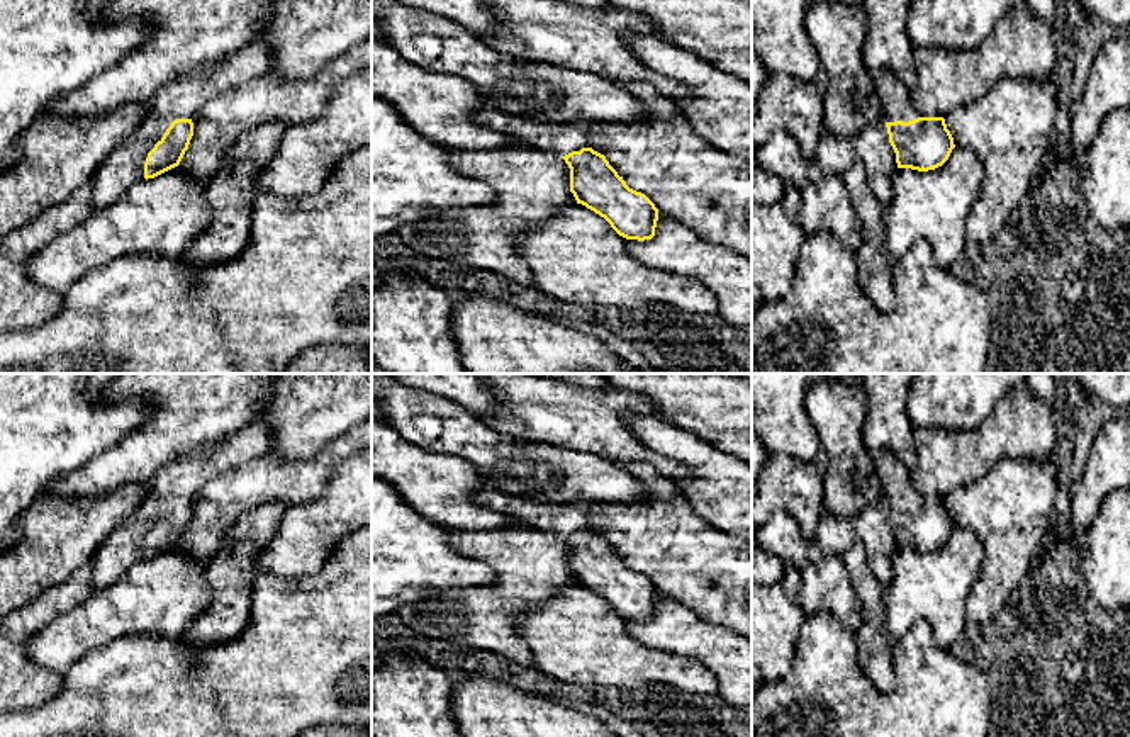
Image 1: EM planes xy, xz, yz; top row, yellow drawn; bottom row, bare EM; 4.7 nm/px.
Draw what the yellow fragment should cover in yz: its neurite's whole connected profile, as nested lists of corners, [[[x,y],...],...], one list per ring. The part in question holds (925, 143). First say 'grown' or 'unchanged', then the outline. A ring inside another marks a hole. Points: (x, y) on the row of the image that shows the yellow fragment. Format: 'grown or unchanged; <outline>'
grown; [[[877,70],[872,78],[898,168],[928,172],[942,166],[955,148],[945,119],[921,117],[913,107],[911,90],[891,70]]]

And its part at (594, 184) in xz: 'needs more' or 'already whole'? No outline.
needs more

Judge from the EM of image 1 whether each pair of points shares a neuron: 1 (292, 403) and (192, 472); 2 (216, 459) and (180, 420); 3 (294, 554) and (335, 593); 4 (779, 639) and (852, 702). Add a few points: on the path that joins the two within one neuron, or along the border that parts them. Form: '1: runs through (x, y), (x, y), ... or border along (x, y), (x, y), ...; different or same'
1: border along (258, 418), (268, 432), (268, 454); different
2: border along (243, 428), (206, 454), (182, 455), (172, 462); different
3: border along (340, 540), (316, 574), (304, 579), (279, 578); different
4: border along (808, 617), (798, 637), (794, 664), (769, 683); different

